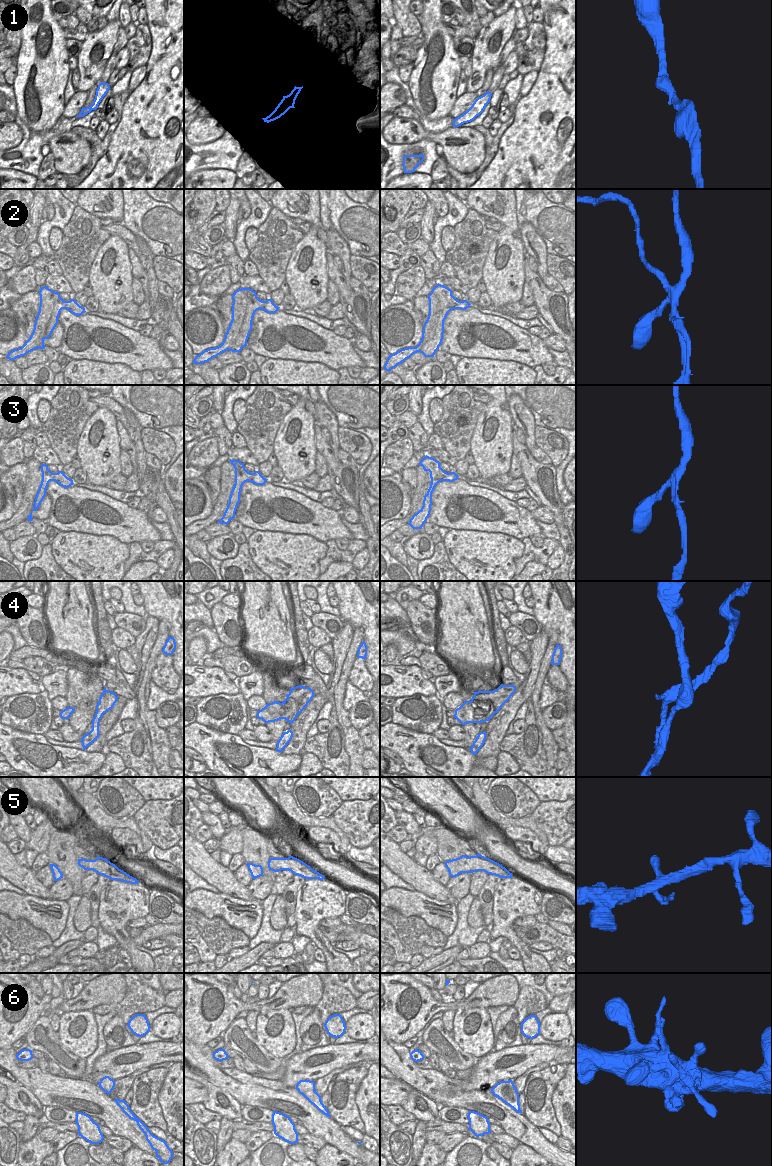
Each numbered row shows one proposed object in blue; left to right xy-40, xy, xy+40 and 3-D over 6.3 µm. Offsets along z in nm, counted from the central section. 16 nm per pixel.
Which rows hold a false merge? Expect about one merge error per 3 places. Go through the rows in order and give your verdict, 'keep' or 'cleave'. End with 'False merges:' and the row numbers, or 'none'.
1: keep
2: cleave
3: keep
4: cleave
5: keep
6: keep
False merges: 2, 4

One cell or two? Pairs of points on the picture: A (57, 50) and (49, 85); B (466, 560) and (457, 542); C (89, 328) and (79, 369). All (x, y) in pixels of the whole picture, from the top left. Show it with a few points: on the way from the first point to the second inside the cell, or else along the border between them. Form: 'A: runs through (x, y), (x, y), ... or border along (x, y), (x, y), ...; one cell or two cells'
A: runs through (49, 59), (49, 76); one cell
B: runs through (466, 556), (466, 551), (461, 546); one cell
C: border along (72, 358), (98, 360), (104, 363); two cells

